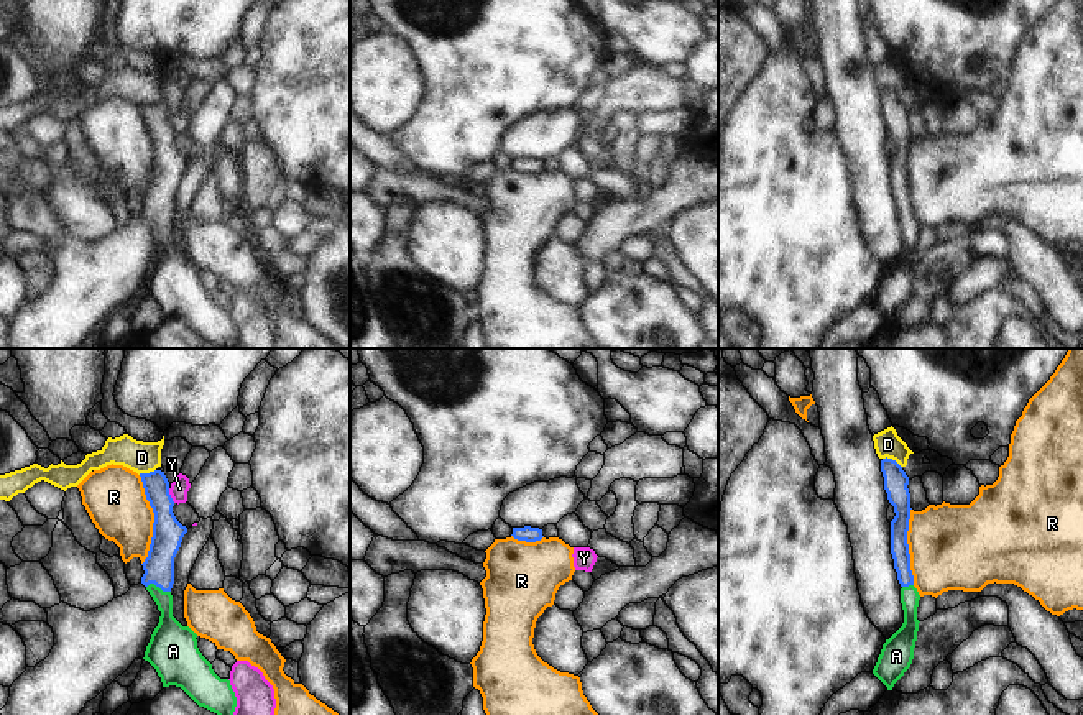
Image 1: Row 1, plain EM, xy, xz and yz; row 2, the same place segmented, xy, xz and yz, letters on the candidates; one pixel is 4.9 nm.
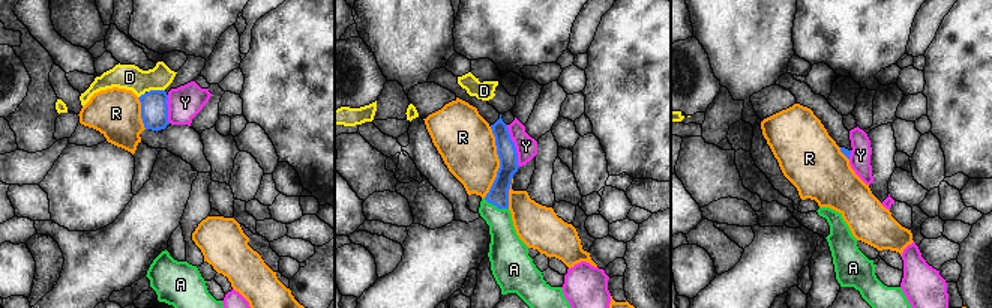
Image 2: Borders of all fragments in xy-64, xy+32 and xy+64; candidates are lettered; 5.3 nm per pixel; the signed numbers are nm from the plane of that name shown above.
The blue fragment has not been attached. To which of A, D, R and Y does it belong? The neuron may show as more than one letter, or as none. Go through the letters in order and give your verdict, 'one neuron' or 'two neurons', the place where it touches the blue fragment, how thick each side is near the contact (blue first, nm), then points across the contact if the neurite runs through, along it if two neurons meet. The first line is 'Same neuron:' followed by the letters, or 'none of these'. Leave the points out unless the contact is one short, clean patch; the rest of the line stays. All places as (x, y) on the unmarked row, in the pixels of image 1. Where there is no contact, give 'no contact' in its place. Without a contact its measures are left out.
Same neuron: A
A: one neuron | xy (158, 217) | 150/160 nm | across xy (166, 171), (158, 198), (158, 217), (166, 240), (170, 267)
D: two neurons | yz (891, 91) | 120/130 nm | along yz (883, 89), (891, 89), (901, 99)
R: two neurons | xy (155, 152) | 150/300 nm
Y: two neurons | xy (170, 127) | 150/90 nm | along xy (168, 120), (175, 133)

